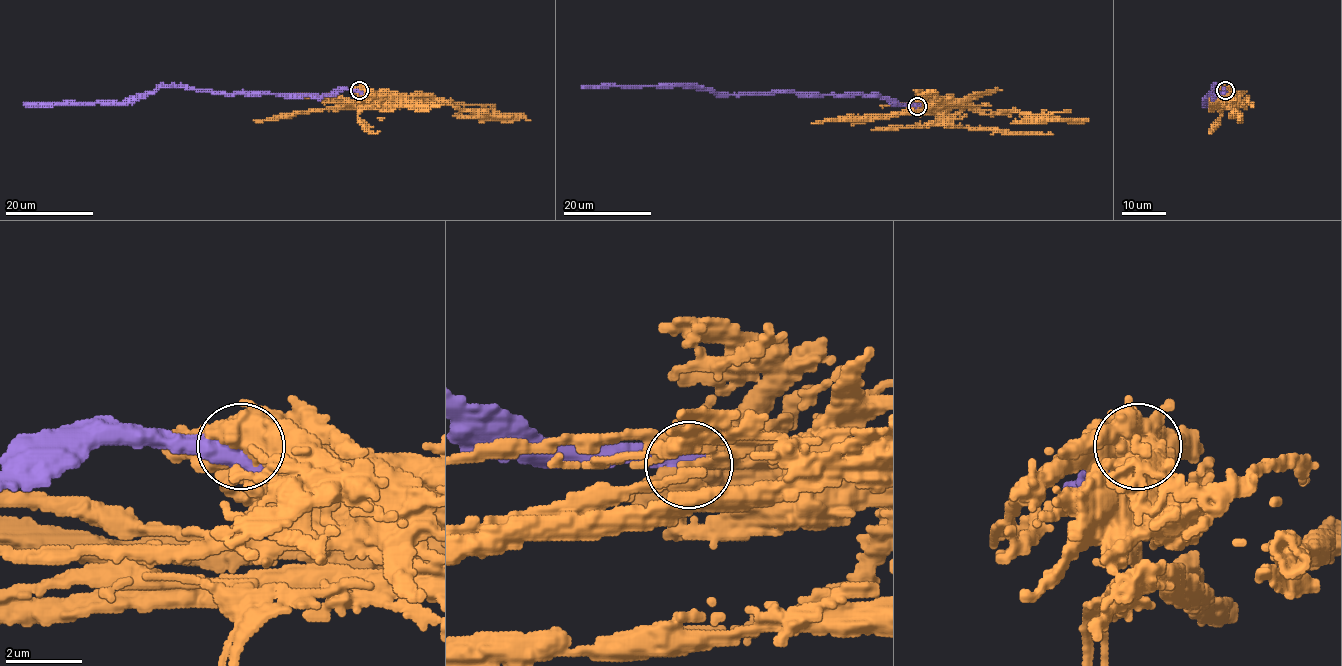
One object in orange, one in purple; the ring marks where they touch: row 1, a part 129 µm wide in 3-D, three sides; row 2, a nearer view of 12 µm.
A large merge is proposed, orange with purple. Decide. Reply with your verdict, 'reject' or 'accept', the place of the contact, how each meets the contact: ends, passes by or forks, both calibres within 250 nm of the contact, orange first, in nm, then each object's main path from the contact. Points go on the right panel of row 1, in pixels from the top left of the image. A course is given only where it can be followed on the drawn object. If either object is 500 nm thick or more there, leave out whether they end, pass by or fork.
reject; at (1225, 90); 600 nm thick on the orange side, 650 nm on the other; orange runs (1225, 90), (1227, 95), (1233, 96), (1229, 107), (1239, 121); purple runs (1225, 90), (1216, 95), (1211, 93), (1213, 86), (1206, 105)

